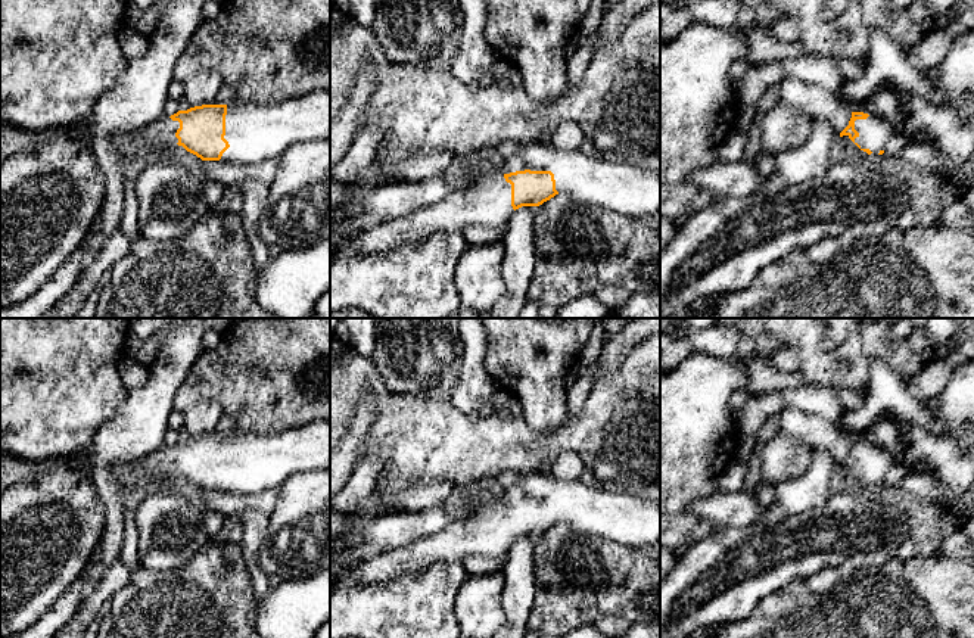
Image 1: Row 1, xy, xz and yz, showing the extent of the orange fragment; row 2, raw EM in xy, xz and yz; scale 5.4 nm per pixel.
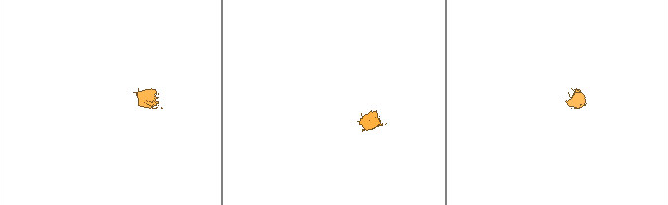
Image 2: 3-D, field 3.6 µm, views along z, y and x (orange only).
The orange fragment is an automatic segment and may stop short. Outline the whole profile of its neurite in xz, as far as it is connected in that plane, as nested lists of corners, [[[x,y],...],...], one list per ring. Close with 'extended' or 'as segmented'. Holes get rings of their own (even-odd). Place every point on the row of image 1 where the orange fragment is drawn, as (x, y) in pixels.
[[[548,140],[520,141],[520,149],[501,166],[502,174],[479,175],[469,189],[458,190],[438,203],[371,228],[360,230],[351,245],[361,252],[388,252],[417,243],[441,231],[463,231],[470,227],[500,228],[522,206],[539,206],[558,193],[588,208],[603,208],[625,217],[660,214],[660,174],[626,162],[613,162],[585,155],[582,150],[560,150]]]; extended

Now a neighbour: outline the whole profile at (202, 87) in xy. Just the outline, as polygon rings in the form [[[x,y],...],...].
[[[199,69],[183,81],[184,99],[192,106],[202,106],[215,102],[221,87],[223,75],[214,69]]]

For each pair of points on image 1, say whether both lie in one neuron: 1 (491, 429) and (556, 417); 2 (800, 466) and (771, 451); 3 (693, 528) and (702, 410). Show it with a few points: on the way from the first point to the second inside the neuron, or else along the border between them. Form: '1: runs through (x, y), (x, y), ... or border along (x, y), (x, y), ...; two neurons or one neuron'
1: border along (520, 419), (542, 433); two neurons
2: runs through (793, 464), (784, 464), (778, 458); one neuron
3: runs through (682, 498), (682, 439); one neuron

